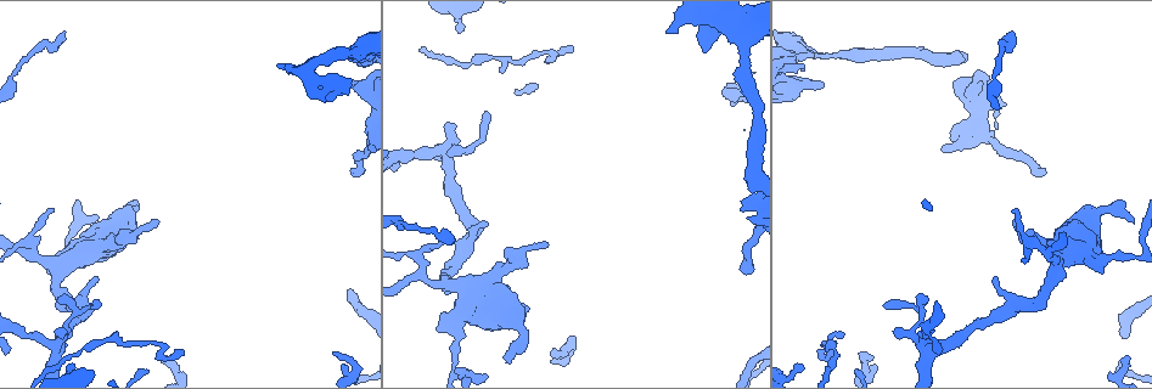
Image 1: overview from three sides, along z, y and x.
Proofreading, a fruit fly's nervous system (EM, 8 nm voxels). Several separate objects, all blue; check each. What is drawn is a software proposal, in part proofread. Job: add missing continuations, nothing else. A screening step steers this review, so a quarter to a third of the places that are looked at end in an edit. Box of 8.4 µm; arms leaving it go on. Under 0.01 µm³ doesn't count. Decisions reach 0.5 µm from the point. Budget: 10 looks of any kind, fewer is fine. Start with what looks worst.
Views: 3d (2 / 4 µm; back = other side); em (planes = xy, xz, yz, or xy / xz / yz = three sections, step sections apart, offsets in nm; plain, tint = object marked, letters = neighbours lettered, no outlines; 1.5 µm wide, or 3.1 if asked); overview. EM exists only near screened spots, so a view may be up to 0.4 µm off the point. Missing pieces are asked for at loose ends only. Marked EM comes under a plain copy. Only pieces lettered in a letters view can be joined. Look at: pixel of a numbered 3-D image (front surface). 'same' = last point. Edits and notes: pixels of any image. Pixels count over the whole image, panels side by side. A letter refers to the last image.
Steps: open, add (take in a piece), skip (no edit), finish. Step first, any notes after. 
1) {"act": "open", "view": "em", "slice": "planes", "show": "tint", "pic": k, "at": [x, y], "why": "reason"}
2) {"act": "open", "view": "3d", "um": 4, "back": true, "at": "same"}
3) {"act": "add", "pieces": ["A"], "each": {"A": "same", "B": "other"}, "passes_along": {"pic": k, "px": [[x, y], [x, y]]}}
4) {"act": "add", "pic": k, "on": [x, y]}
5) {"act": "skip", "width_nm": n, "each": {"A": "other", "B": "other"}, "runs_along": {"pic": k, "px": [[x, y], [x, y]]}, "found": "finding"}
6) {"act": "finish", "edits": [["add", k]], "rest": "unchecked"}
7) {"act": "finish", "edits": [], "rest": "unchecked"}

{"act": "open", "view": "em", "slice": "xz", "step": 4, "show": "letters", "pic": 1, "at": [353, 87], "why": "free end"}

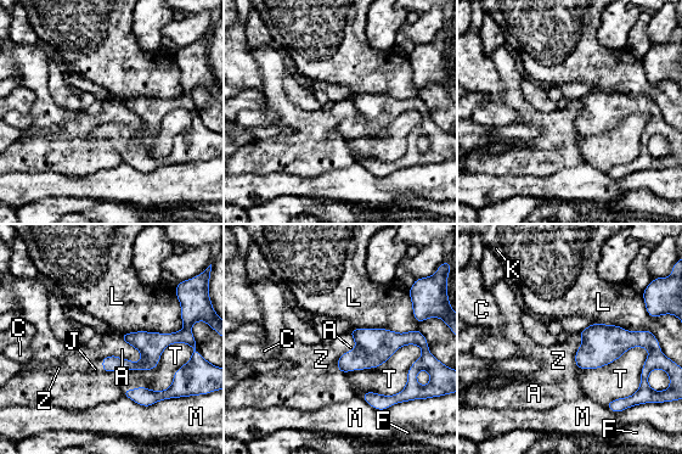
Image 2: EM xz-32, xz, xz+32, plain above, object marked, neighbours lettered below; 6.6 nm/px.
{"act": "open", "view": "em", "slice": "planes", "show": "letters", "at": "same", "why": "cut it another way"}

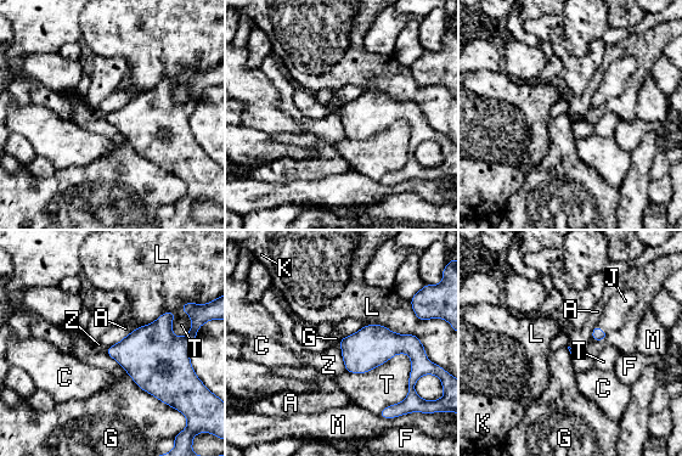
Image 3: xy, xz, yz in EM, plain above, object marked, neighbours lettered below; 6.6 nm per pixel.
{"act": "add", "pieces": ["J"], "longest_contact_nm": ["T", 460], "each": {"A": "other", "C": "other", "F": "other", "G": "other", "J": "same", "K": "other", "L": "other", "M": "other", "T": "other", "Z": "other"}, "passes_along": {"pic": 3, "px": [[597, 333], [599, 328], [615, 310]]}, "found": "the neuron continues"}

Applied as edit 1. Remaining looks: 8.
{"act": "open", "view": "em", "slice": "planes", "show": "letters", "pic": 1, "at": [546, 244], "why": "free end"}

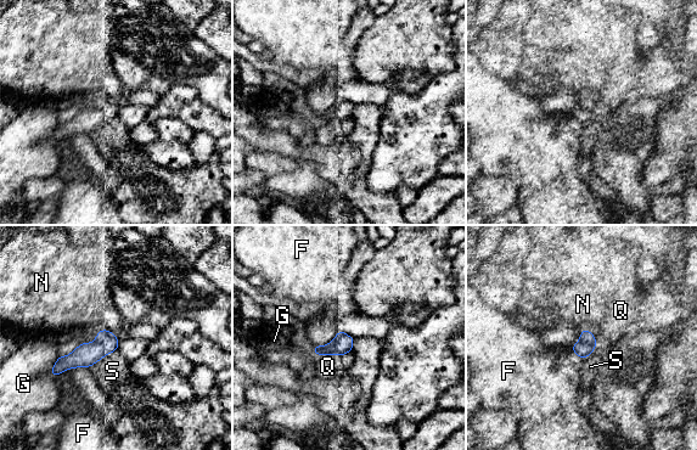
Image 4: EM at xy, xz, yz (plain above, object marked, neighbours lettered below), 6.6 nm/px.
{"act": "skip", "width_nm": 120, "each": {"F": "other", "G": "other", "N": "other", "Q": "other", "S": "other"}, "border": {"pic": 4, "px": [[116, 349], [104, 355], [90, 367]]}, "found": "none of them fits"}

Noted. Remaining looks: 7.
{"act": "open", "view": "3d", "um": 2, "pic": 1, "at": [1044, 170], "why": "free end"}

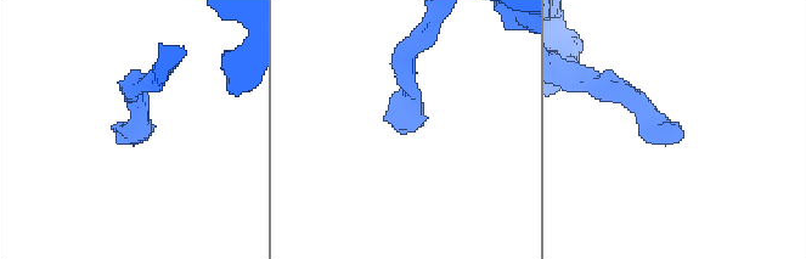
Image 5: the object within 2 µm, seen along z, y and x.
{"act": "open", "view": "em", "slice": "planes", "show": "tint", "pic": 5, "at": [680, 135]}

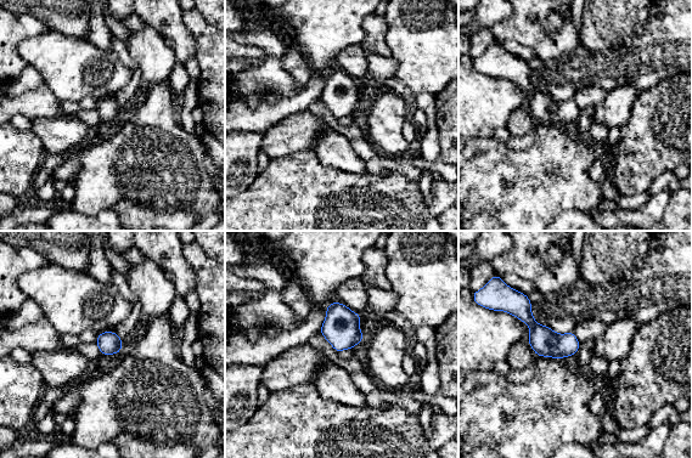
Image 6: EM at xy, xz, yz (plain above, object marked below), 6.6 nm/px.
{"act": "open", "view": "em", "slice": "planes", "show": "letters", "at": "same"}

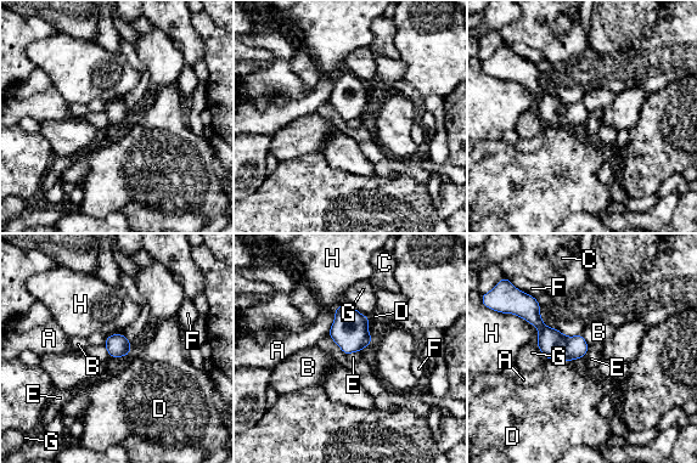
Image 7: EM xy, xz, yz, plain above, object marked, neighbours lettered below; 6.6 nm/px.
{"act": "skip", "each": {"A": "other", "B": "other", "C": "other", "D": "other", "E": "other", "F": "other", "G": "other", "H": "other"}, "runs_along": {"pic": 7, "px": [[522, 312], [562, 348], [582, 354]]}, "found": "no lettered piece goes on from it"}

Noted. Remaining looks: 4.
{"act": "open", "view": "3d", "um": 4, "back": true, "pic": 1, "at": [64, 32], "why": "branch stops here"}

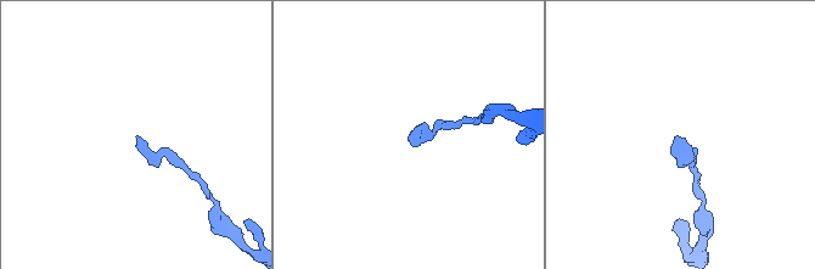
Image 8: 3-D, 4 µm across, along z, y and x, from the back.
{"act": "open", "view": "em", "slice": "yz", "step": 8, "show": "letters", "pic": 8, "at": [135, 136]}

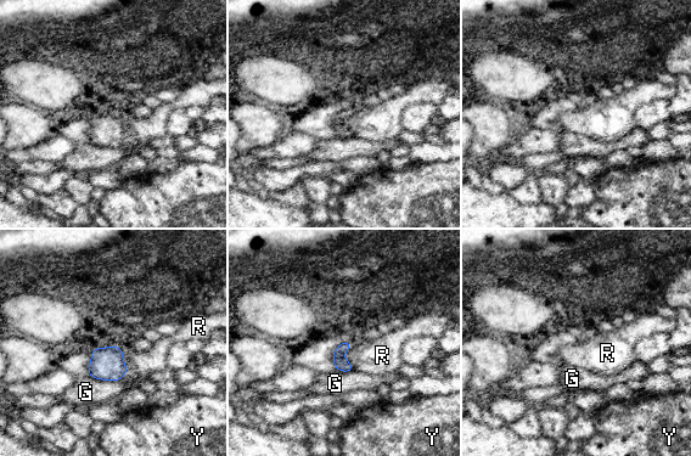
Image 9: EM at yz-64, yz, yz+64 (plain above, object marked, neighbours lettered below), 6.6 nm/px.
{"act": "skip", "width_nm": 100, "each": {"G": "other", "R": "other", "Y": "other"}, "found": "no lettered piece goes on from it"}

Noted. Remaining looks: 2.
{"act": "finish", "edits": [["add", 3]], "rest": "unchecked"}

